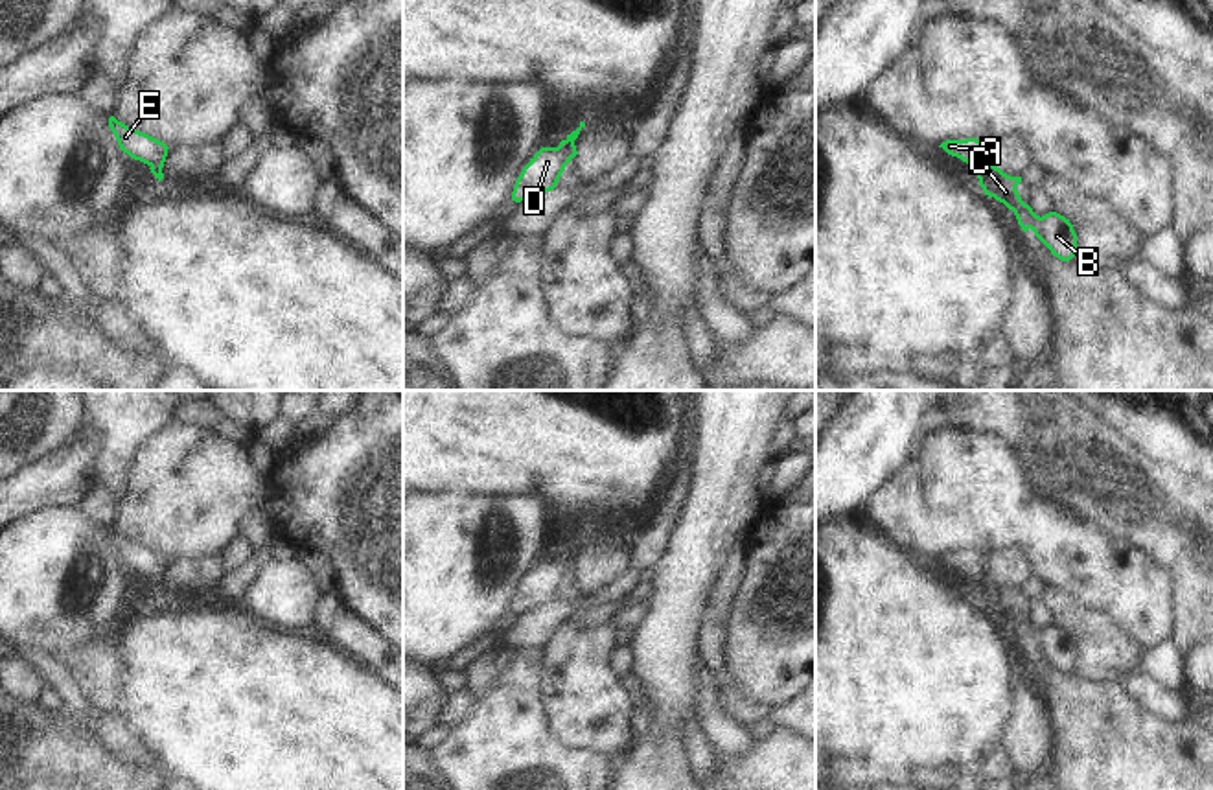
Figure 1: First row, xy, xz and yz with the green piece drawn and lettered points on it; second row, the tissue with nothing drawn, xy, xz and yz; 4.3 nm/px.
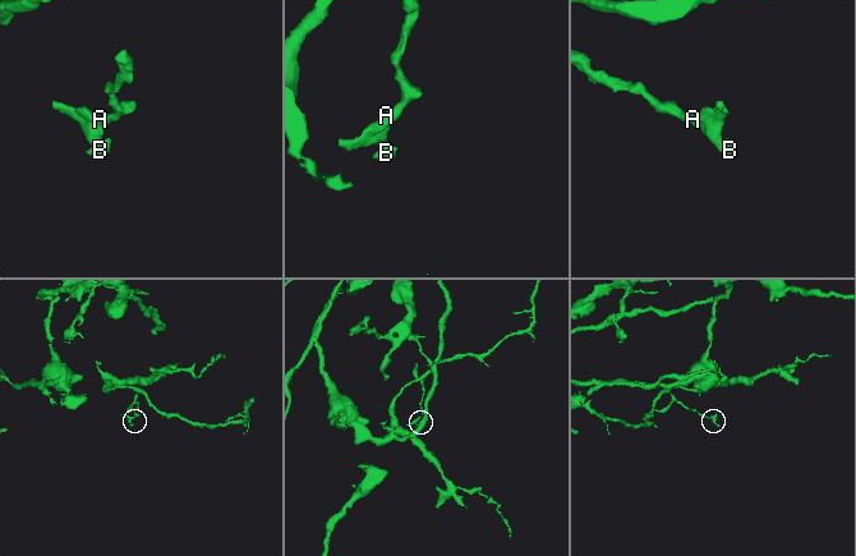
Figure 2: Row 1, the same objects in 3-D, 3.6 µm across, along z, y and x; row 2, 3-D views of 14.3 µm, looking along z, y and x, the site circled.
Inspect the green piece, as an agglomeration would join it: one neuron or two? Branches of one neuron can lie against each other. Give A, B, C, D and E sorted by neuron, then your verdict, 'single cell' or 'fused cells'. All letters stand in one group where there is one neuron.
groups A E / B C D; fused cells

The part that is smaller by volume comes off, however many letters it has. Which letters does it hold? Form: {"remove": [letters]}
{"remove": ["B", "C", "D"]}

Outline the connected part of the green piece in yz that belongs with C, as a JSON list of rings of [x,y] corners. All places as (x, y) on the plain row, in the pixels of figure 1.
[[[985,573],[977,580],[979,598],[985,608],[994,610],[1014,624],[1018,637],[1023,645],[1029,641],[1034,648],[1062,674],[1069,674],[1077,665],[1077,646],[1069,632],[1057,624],[1036,628],[1029,617],[1025,617],[1016,602],[1022,589],[1011,589],[999,580]]]

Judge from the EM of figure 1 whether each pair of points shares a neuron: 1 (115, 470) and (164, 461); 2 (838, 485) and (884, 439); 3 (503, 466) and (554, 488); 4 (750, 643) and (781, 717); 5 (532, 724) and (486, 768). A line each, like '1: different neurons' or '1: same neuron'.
1: different neurons
2: same neuron
3: same neuron
4: different neurons
5: same neuron

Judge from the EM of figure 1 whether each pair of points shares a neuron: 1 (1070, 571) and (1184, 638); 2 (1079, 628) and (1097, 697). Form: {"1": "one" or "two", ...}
{"1": "two", "2": "two"}

